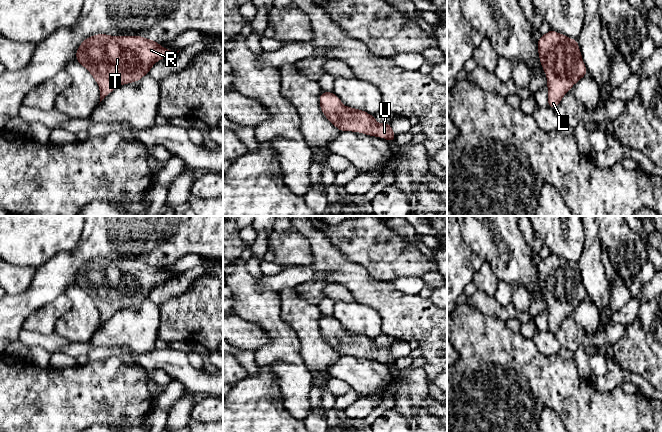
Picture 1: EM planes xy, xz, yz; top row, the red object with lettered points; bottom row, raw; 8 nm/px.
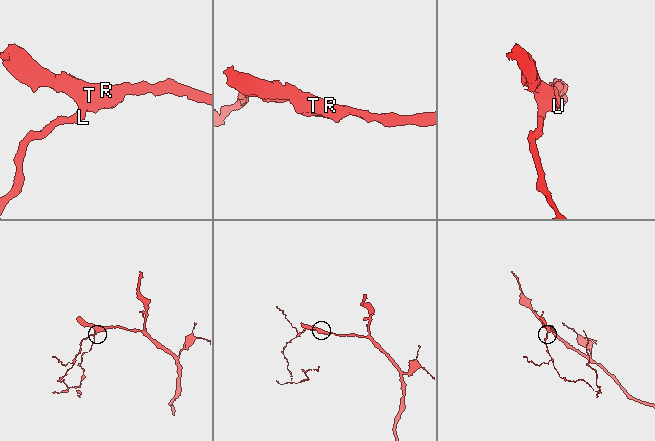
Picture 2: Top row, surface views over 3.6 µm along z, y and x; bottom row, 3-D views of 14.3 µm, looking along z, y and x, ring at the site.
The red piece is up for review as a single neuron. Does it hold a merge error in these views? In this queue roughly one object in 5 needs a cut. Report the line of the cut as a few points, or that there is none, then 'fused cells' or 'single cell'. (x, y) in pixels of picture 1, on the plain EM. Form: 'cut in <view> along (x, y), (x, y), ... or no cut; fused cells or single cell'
no cut; single cell

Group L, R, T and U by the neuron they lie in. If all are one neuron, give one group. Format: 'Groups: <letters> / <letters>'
Groups: L R T U

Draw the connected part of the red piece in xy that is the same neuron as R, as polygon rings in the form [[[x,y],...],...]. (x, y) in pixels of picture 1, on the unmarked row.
[[[97,258],[82,265],[76,285],[96,304],[101,326],[115,312],[141,304],[155,286],[178,276],[142,260]]]

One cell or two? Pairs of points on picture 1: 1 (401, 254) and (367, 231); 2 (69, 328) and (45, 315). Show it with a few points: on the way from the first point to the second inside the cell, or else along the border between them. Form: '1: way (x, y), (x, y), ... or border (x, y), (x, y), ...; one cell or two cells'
1: way (393, 254), (390, 254), (375, 239); one cell
2: border (70, 302), (71, 307), (56, 321), (54, 331); two cells

